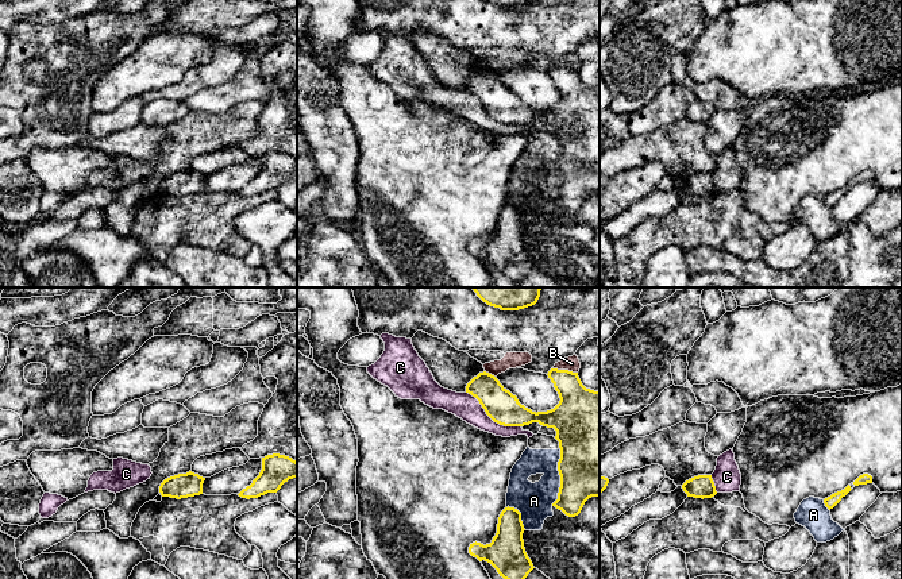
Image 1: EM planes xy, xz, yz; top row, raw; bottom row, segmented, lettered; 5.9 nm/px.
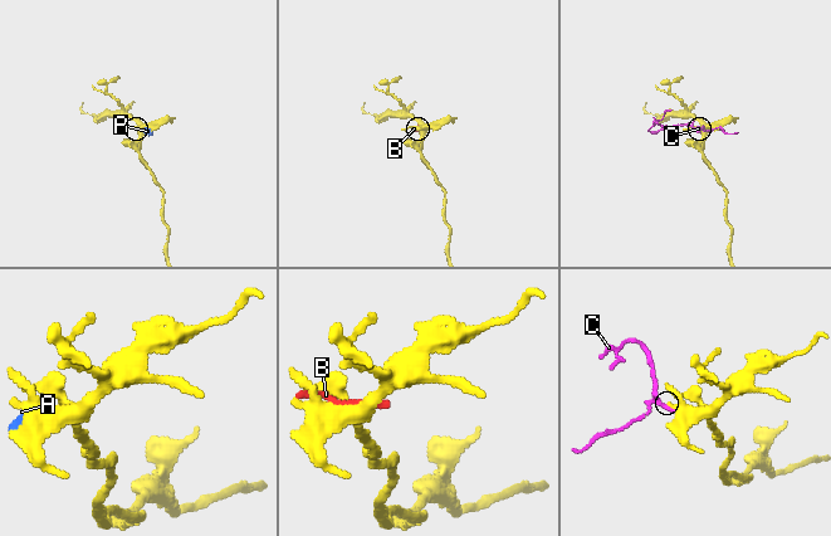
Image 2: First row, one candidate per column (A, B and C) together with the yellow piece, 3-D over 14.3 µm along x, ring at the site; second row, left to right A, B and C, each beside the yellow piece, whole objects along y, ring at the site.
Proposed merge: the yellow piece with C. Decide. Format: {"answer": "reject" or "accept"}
{"answer": "reject"}

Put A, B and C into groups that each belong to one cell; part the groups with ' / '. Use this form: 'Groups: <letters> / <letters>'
Groups: A C / B

